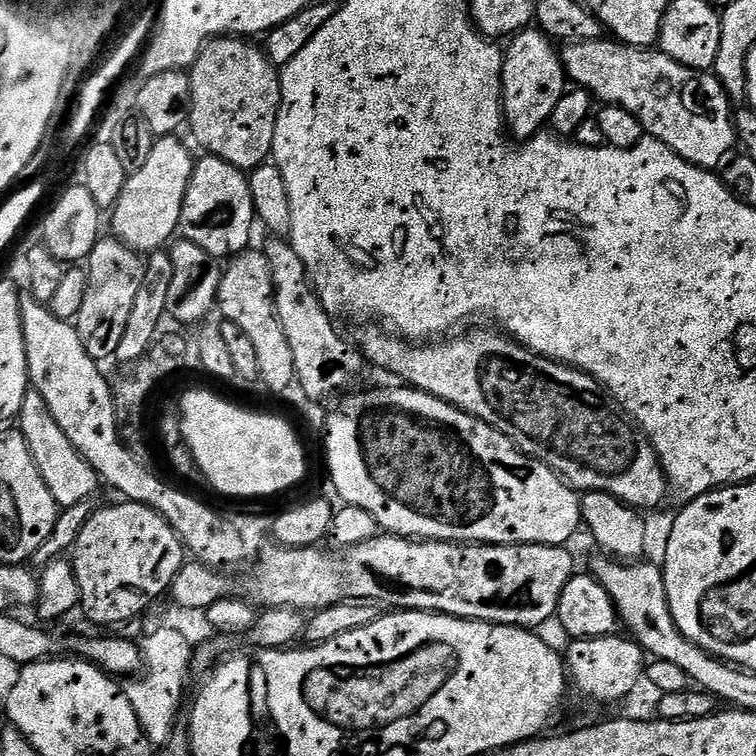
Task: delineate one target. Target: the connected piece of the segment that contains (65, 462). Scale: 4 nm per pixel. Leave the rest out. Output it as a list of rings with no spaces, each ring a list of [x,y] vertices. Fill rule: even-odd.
[[[29,391],[22,402],[22,410],[18,417],[18,430],[24,435],[25,442],[30,446],[30,454],[50,490],[54,494],[57,505],[61,509],[74,506],[83,500],[92,500],[95,497],[98,477],[95,470],[90,467],[82,457],[80,451],[62,434],[62,426],[54,422],[42,394]]]

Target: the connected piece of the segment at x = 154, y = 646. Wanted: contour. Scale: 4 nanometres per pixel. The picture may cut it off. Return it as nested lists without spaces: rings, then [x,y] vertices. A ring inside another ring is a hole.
[[[163,626],[157,627],[157,629],[157,632],[143,637],[143,640],[145,639],[144,644],[142,643],[142,673],[144,672],[144,676],[137,675],[132,678],[137,678],[137,680],[129,679],[127,681],[129,684],[125,683],[123,689],[130,706],[134,706],[134,714],[138,714],[138,722],[148,736],[149,745],[163,746],[172,739],[177,731],[176,719],[180,716],[180,699],[184,696],[184,686],[188,682],[188,667],[191,669],[194,664],[194,646],[176,630],[170,630]]]

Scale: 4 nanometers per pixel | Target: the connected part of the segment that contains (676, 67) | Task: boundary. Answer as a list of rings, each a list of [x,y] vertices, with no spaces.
[[[612,38],[565,43],[560,52],[560,60],[564,64],[565,77],[575,87],[585,88],[597,101],[604,100],[600,102],[605,105],[616,104],[630,110],[630,114],[642,122],[645,133],[651,139],[670,146],[670,150],[694,166],[717,169],[717,165],[720,162],[722,164],[737,145],[735,121],[732,109],[730,110],[731,99],[713,73],[699,68],[683,68],[665,52],[634,48],[631,44],[621,44]]]

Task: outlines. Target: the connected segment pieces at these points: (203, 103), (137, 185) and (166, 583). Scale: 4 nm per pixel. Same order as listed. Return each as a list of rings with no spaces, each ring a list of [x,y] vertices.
[[[218,36],[208,41],[192,63],[192,136],[210,156],[230,162],[235,168],[251,170],[265,163],[272,155],[276,119],[280,113],[280,72],[268,59],[265,49],[251,48],[247,39],[238,36]]]
[[[176,134],[161,136],[153,143],[150,158],[146,158],[142,170],[129,175],[118,202],[110,210],[110,216],[112,216],[111,235],[123,242],[126,247],[133,248],[138,254],[159,252],[177,235],[182,214],[182,202],[186,198],[186,186],[190,186],[194,163],[194,155],[192,156],[191,150],[179,140],[180,138]]]
[[[119,502],[113,508],[97,507],[92,513],[92,517],[86,522],[86,526],[82,526],[82,530],[76,539],[76,547],[70,553],[72,561],[72,569],[76,572],[78,578],[78,586],[80,587],[80,608],[90,619],[96,624],[117,624],[122,626],[130,620],[143,617],[144,608],[148,608],[160,595],[167,593],[171,589],[174,578],[180,572],[180,568],[186,563],[186,549],[184,543],[178,538],[178,534],[168,525],[166,518],[162,518],[154,510],[150,510],[141,504],[131,502]]]

